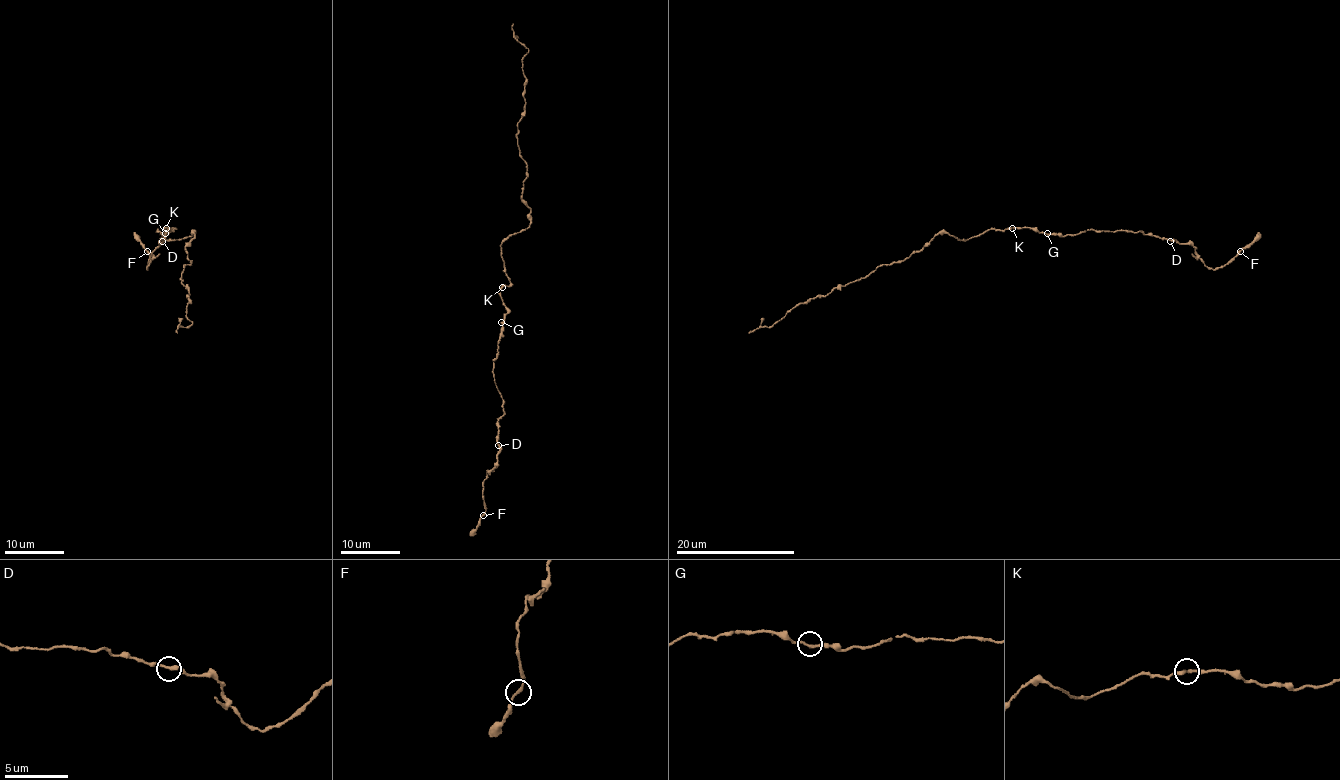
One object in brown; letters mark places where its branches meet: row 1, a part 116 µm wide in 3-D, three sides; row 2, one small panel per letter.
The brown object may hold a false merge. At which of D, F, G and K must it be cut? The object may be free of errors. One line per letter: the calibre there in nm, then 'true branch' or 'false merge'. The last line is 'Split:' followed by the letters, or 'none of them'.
D: 240 nm thick; true branch
F: 220 nm thick; true branch
G: 240 nm thick; true branch
K: 220 nm thick; true branch
Split: none of them

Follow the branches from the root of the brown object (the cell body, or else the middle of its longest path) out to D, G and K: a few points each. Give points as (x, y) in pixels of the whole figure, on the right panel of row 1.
D: (998, 229), (1031, 227), (1063, 236), (1086, 230), (1132, 230), (1170, 241)
G: (998, 229), (1031, 227), (1047, 233)
K: (998, 229), (1012, 227)

